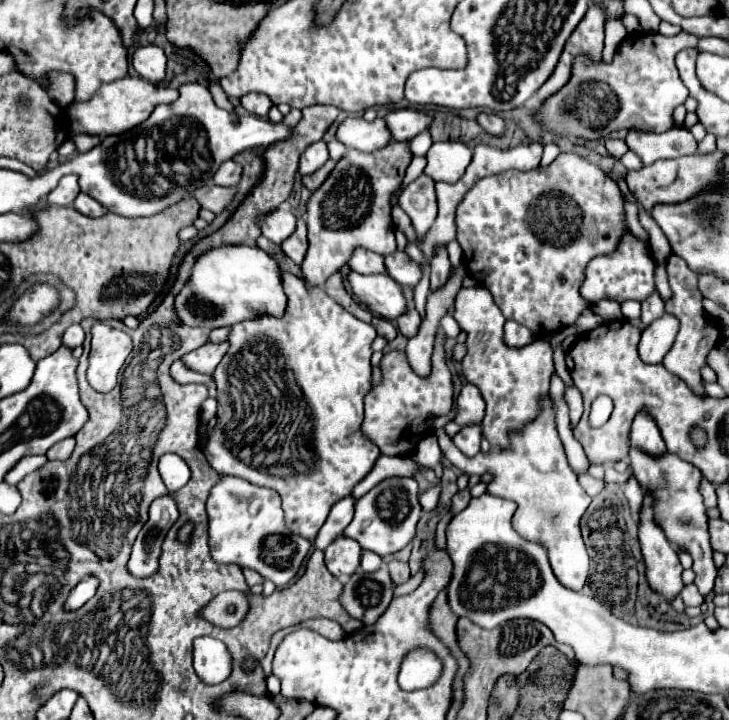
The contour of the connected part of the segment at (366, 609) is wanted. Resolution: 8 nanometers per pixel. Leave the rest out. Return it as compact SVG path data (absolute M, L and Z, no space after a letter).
M385 565L373 573L357 571L347 581L341 603L351 617L363 621L365 625L373 625L373 621L377 621L377 617L381 617L381 613L389 607L393 589L395 583L391 581Z

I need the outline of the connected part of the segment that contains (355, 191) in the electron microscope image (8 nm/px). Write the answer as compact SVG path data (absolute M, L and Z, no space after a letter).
M393 141L375 153L349 149L325 185L313 193L307 203L309 249L301 263L301 273L309 289L323 287L325 281L351 259L357 247L379 255L391 255L397 249L389 201L393 191L401 185L409 163L411 153L407 143Z

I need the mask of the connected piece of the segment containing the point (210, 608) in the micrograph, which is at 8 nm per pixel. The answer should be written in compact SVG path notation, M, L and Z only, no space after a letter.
M219 593L209 602L209 605L201 611L201 615L219 627L237 627L249 609L249 601L246 594Z

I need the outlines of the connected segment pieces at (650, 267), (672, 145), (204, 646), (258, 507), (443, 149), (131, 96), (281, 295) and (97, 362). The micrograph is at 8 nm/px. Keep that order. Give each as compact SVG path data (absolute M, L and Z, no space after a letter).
M627 231L621 239L621 245L617 247L617 253L595 257L593 261L589 261L587 271L585 271L585 281L581 287L581 297L585 297L591 303L597 303L601 299L613 299L619 303L627 299L645 301L655 289L653 271L655 271L655 261L651 259L647 245Z
M669 129L660 134L629 131L625 143L641 157L643 165L651 165L659 159L677 159L697 153L697 141L689 129Z
M199 637L193 641L195 673L205 683L221 683L231 675L233 657L225 643L215 637Z
M223 475L221 483L213 487L207 501L209 513L209 549L217 563L235 563L257 571L263 579L283 589L297 575L303 559L307 557L311 543L299 535L293 535L283 521L281 497L267 487L257 487L245 479Z
M437 141L425 155L425 175L429 175L433 181L455 183L463 177L471 155L471 149L461 141Z
M127 75L123 79L101 85L101 89L97 89L97 93L89 101L83 101L83 103L73 101L67 109L69 129L71 129L71 121L73 121L75 133L89 133L89 135L123 133L125 129L133 129L133 125L139 125L141 121L145 121L151 115L151 111L155 109L155 105L173 103L177 97L179 97L177 89L163 87L163 85L149 85L149 81L145 81L141 77Z
M221 245L221 249L207 251L201 255L193 267L193 275L189 283L183 287L183 291L175 299L177 315L181 317L183 323L187 325L197 325L205 329L217 329L217 327L227 327L235 325L239 321L247 321L259 315L273 315L273 317L283 317L285 305L287 305L287 295L281 285L281 267L259 247L249 247L249 245Z
M93 323L89 369L87 369L89 385L99 393L107 393L109 387L110 389L111 385L113 387L113 380L109 379L114 379L115 387L118 372L127 361L131 349L133 345L127 333L113 329L105 323Z

